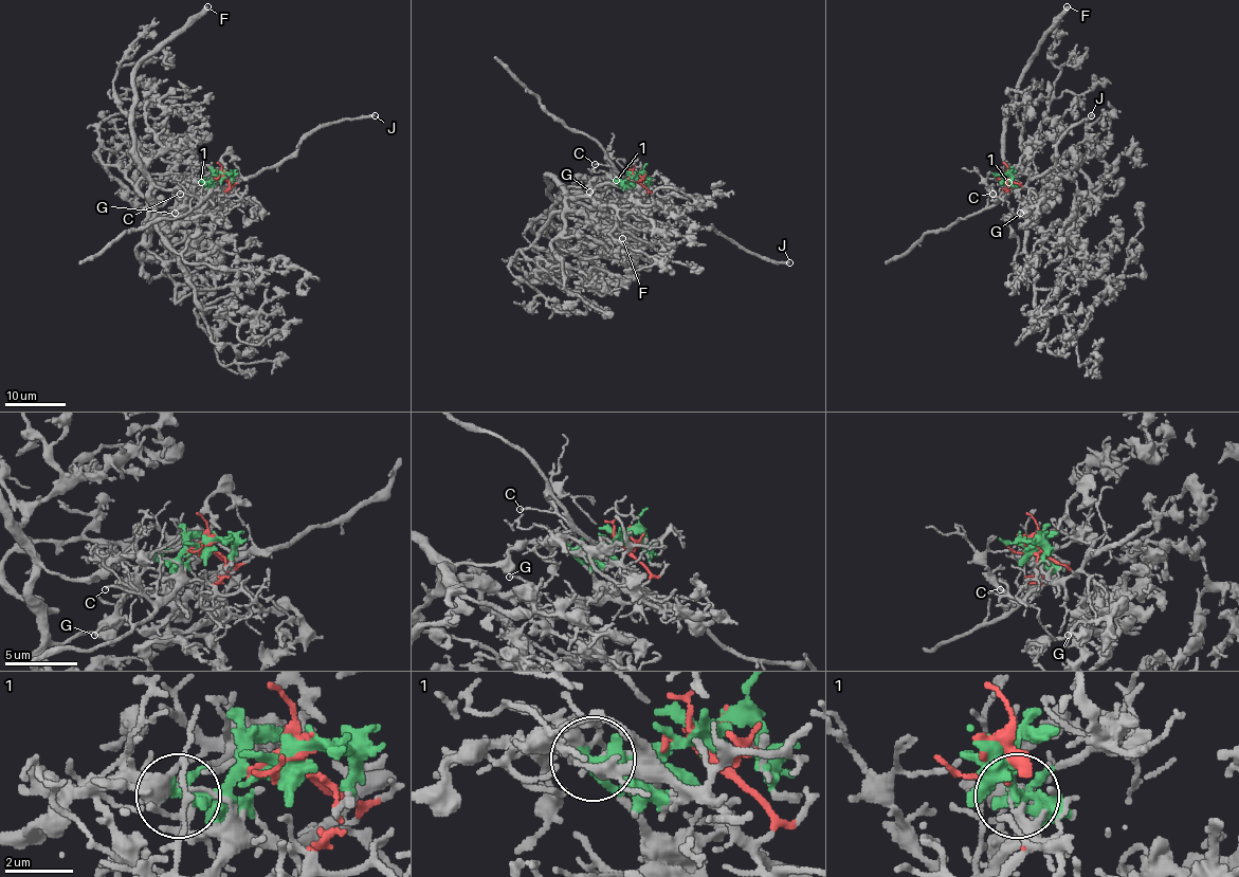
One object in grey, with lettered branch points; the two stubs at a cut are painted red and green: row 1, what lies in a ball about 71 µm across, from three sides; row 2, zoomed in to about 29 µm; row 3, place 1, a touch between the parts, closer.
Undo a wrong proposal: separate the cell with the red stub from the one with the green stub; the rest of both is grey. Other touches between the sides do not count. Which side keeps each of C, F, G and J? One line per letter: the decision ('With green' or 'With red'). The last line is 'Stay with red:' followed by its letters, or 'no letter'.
C: With red
F: With green
G: With green
J: With red
Stay with red: C, J

